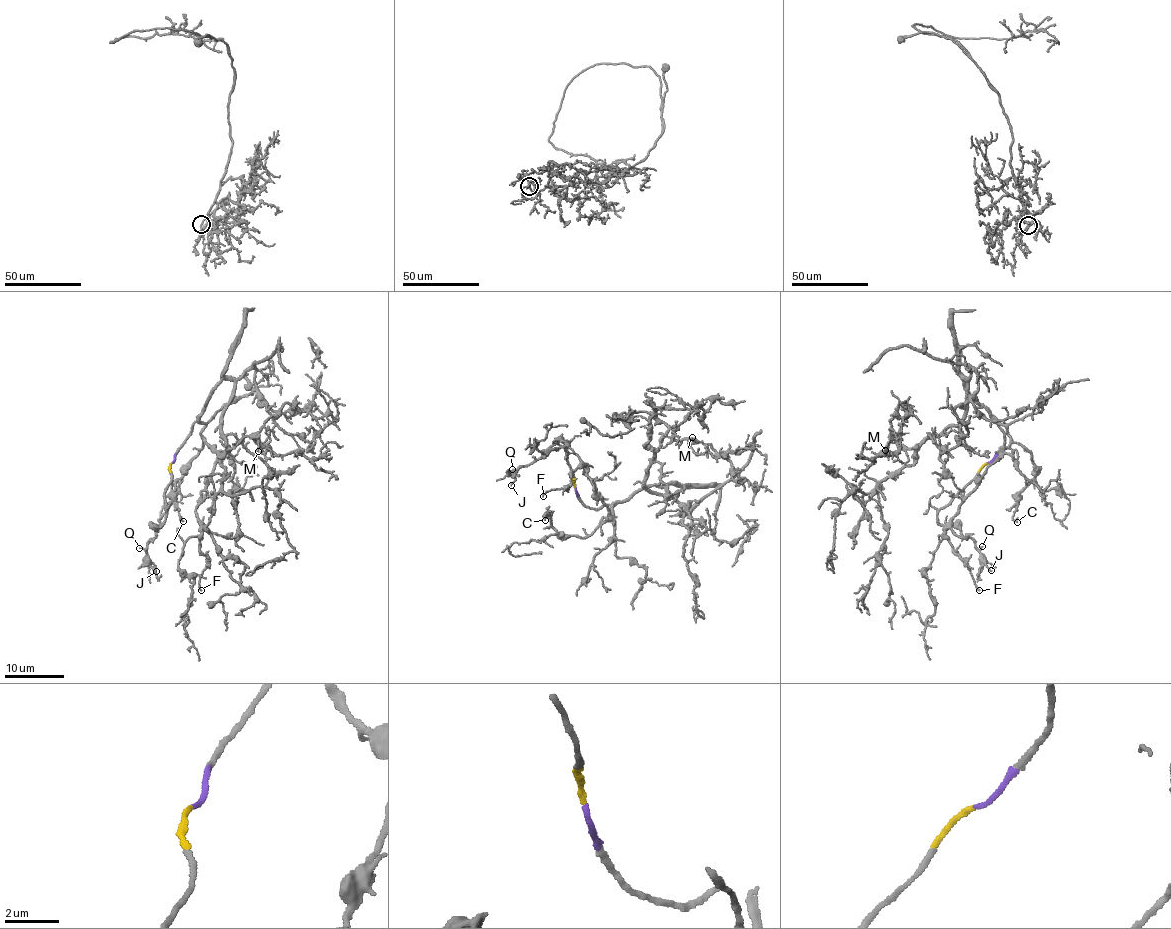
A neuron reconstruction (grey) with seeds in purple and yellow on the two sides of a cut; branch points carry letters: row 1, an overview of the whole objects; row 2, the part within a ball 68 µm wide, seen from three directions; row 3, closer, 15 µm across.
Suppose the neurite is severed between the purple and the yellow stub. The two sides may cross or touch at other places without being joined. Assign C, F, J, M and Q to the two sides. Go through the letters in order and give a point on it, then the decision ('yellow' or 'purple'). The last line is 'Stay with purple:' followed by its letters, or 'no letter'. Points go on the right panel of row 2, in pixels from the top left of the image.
C: at (1017, 522); purple
F: at (979, 590); purple
J: at (991, 570); yellow
M: at (885, 450); purple
Q: at (982, 546); yellow
Stay with purple: C, F, M

